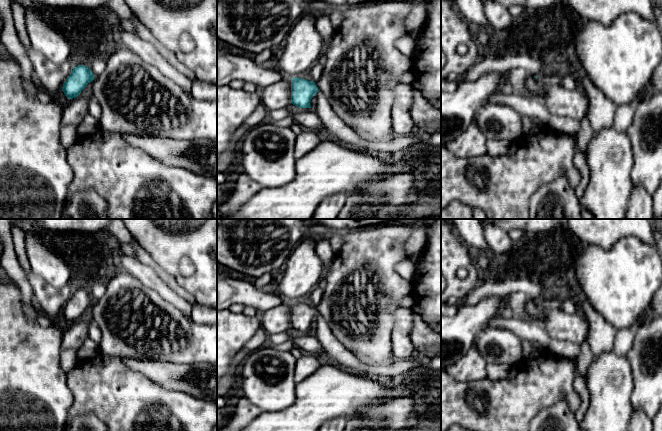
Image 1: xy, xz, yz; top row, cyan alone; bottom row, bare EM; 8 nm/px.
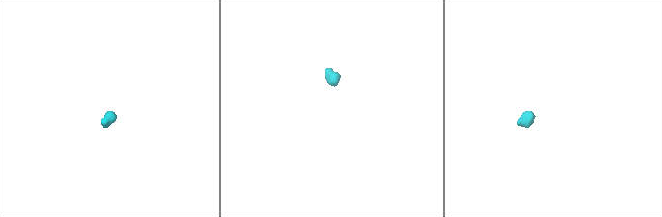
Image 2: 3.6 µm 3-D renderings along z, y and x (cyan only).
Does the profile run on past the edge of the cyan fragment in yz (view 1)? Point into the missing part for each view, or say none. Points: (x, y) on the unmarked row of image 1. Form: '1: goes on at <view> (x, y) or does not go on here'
1: does not go on here

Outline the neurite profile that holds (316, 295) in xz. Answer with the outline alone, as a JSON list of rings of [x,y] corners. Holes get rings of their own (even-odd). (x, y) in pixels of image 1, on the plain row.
[[[316,286],[313,289],[313,291],[309,294],[309,297],[310,297],[310,300],[311,300],[311,303],[313,306],[316,306],[317,304],[319,304],[321,302],[323,292],[324,292],[324,289],[321,289]]]

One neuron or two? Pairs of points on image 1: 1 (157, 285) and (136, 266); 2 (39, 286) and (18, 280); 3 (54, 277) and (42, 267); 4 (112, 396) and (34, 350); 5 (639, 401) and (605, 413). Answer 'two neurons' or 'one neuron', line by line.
1: one neuron
2: two neurons
3: one neuron
4: two neurons
5: two neurons

